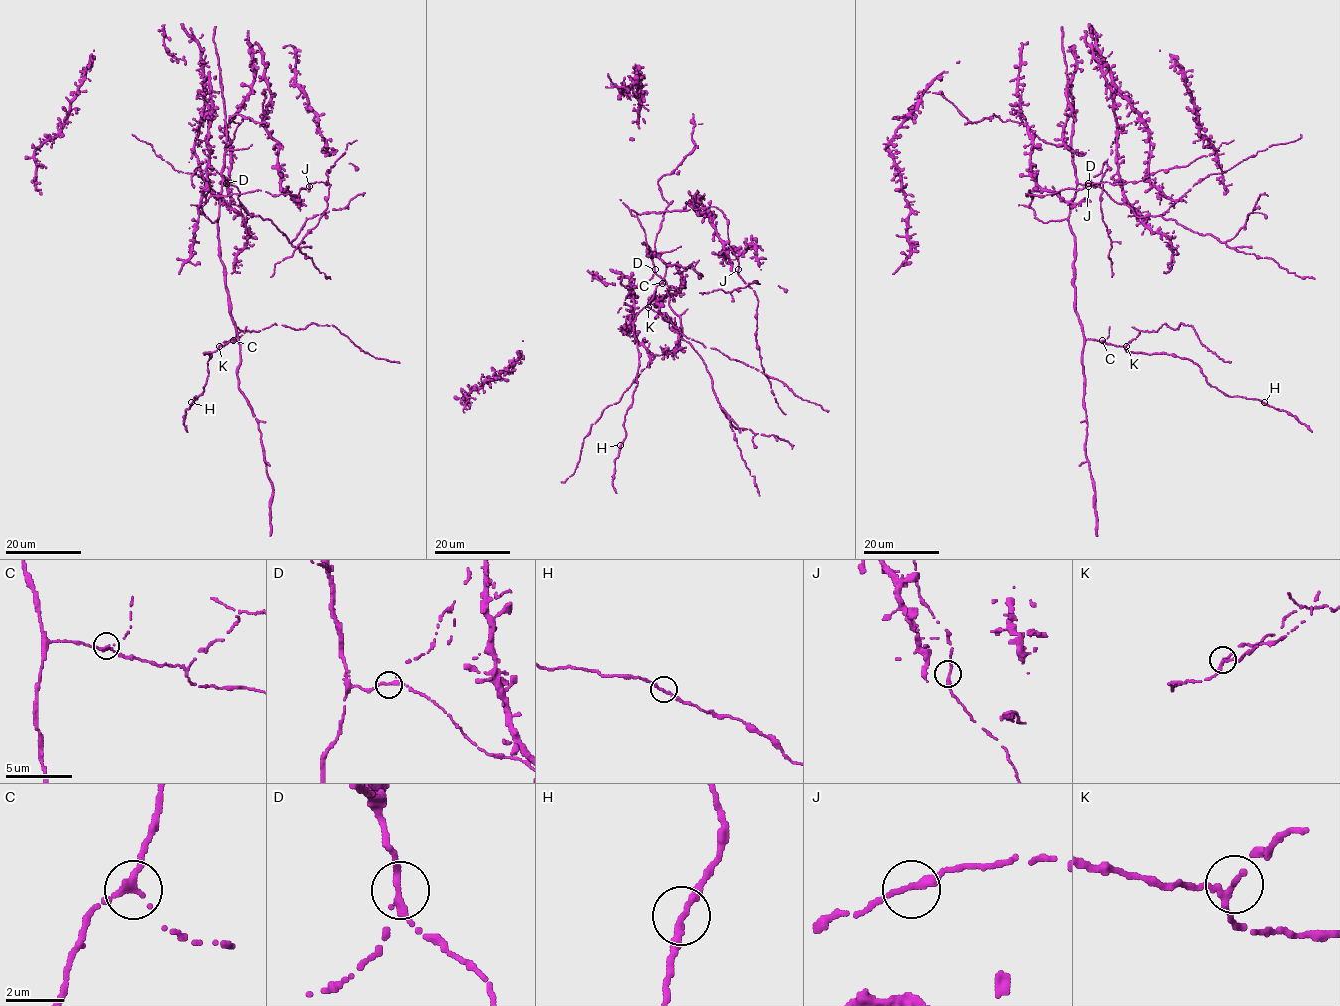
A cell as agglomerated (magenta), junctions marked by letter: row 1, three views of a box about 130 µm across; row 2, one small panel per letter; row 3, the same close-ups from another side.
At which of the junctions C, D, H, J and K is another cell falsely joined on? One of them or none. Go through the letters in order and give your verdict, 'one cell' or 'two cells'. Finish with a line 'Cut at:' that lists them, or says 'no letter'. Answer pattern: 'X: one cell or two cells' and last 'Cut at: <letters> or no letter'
C: one cell
D: one cell
H: one cell
J: one cell
K: two cells
Cut at: K

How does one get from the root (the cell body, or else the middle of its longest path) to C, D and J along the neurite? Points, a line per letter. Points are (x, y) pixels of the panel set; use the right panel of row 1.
C: (1135, 214), (1093, 183), (1076, 186), (1068, 216), (1074, 236), (1075, 312), (1084, 337), (1102, 340)
D: (1135, 214), (1126, 204), (1116, 203), (1099, 186), (1088, 183)
J: (1135, 214), (1099, 186), (1079, 183), (1069, 215), (1045, 223), (1028, 206), (1033, 195), (1026, 194), (1088, 186)

